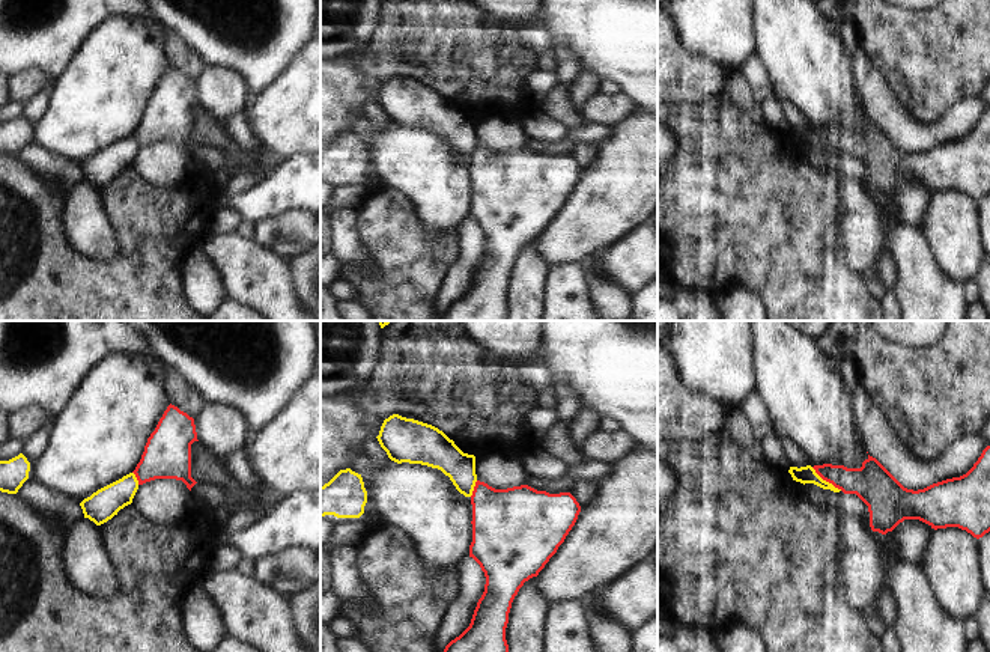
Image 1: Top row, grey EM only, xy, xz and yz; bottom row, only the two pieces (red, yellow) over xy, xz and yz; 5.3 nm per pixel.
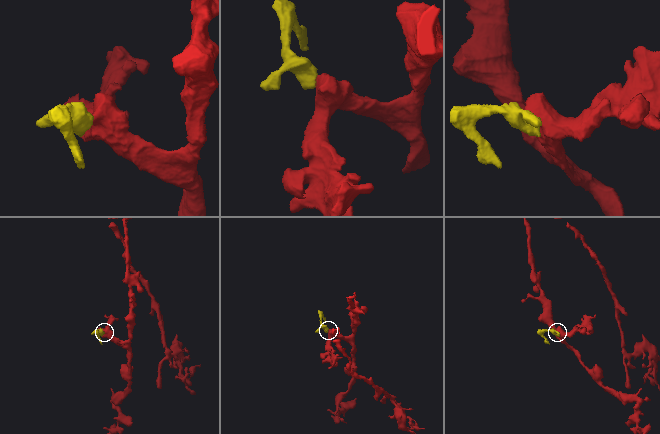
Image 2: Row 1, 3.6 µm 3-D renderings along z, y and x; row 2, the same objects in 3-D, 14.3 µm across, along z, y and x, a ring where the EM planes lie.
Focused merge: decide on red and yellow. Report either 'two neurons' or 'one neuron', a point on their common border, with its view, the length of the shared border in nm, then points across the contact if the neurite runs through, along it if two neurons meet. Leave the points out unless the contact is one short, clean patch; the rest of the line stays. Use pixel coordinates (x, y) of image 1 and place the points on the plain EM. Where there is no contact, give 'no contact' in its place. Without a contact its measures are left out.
two neurons; contact yz (826, 143); length 200 nm; border yz (811, 130), (823, 142), (841, 152)

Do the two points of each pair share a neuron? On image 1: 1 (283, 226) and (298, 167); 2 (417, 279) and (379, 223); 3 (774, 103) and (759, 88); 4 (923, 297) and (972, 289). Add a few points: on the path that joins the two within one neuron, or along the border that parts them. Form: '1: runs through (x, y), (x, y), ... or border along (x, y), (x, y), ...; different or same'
1: border along (304, 210), (285, 210), (255, 225); different
2: runs through (409, 265), (393, 237); same
3: border along (772, 95), (760, 104); different
4: border along (963, 283), (969, 303); different

